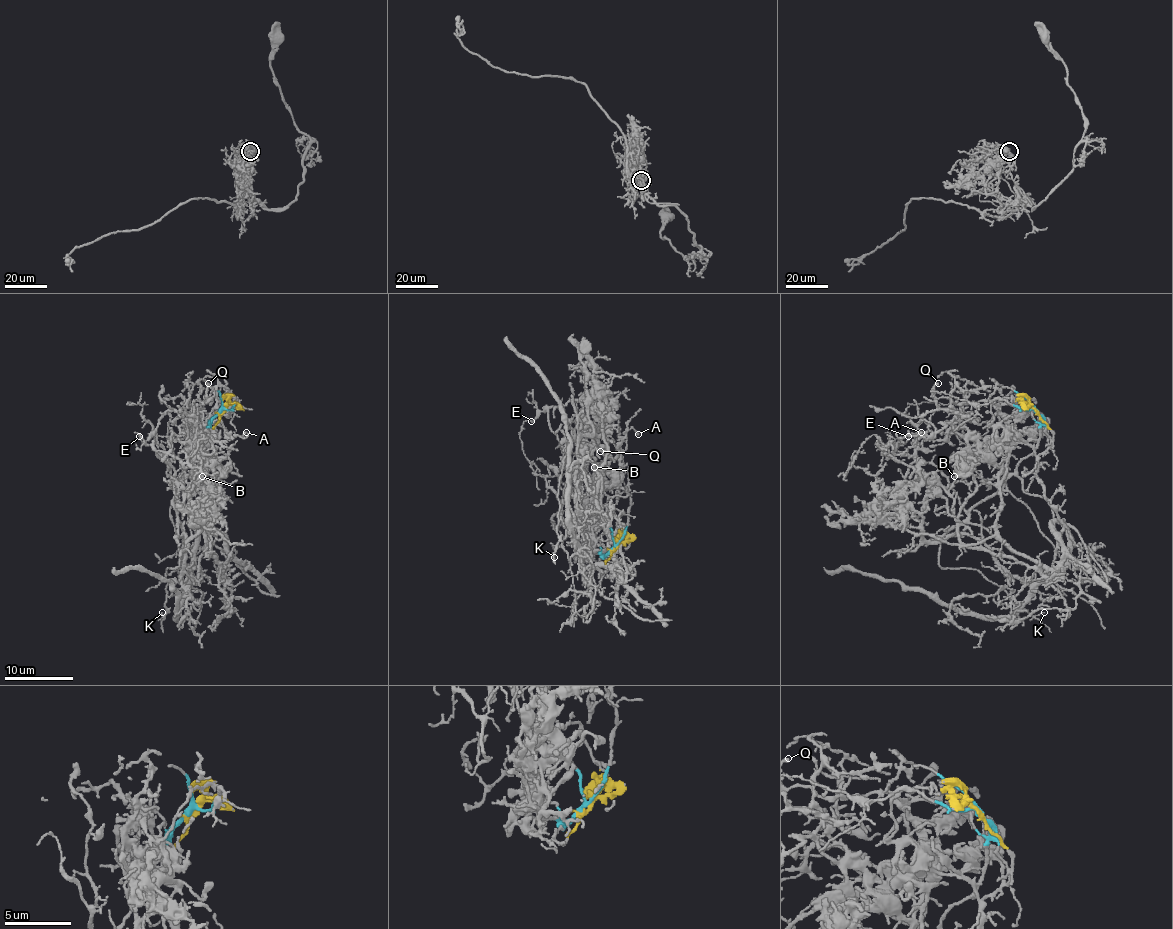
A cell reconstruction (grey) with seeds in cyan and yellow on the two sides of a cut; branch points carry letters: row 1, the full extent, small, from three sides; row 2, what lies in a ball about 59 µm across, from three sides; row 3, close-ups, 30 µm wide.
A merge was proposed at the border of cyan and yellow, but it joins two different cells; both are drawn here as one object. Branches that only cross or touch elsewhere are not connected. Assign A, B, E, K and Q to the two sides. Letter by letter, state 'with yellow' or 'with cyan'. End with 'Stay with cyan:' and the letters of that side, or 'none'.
A: with yellow
B: with yellow
E: with cyan
K: with cyan
Q: with yellow
Stay with cyan: E, K

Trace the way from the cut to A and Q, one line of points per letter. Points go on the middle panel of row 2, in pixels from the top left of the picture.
A: (615, 549), (621, 525), (611, 504), (594, 510), (587, 496), (591, 477), (616, 455), (632, 427), (639, 434)
Q: (615, 549), (621, 525), (611, 504), (592, 501), (585, 511), (604, 462), (604, 453), (597, 446), (601, 451)

